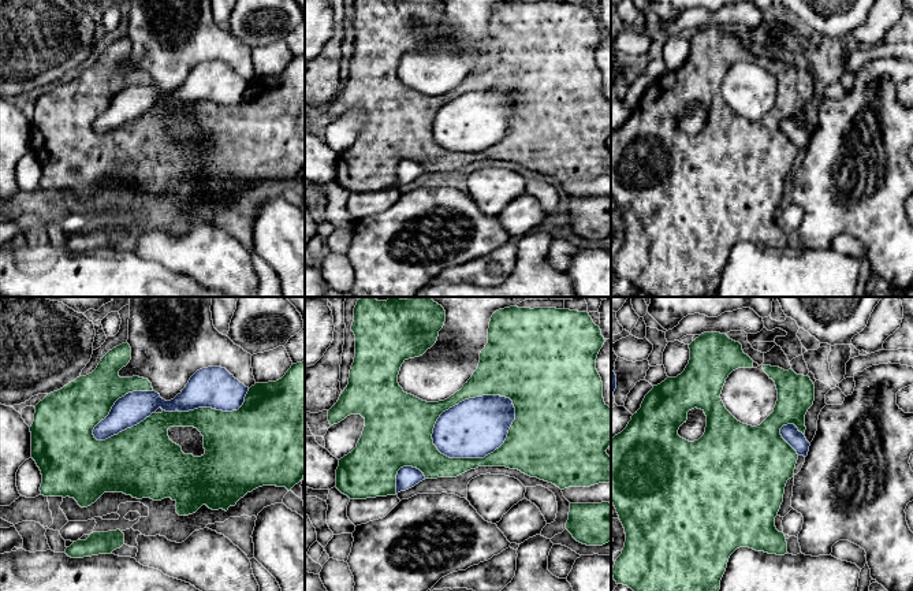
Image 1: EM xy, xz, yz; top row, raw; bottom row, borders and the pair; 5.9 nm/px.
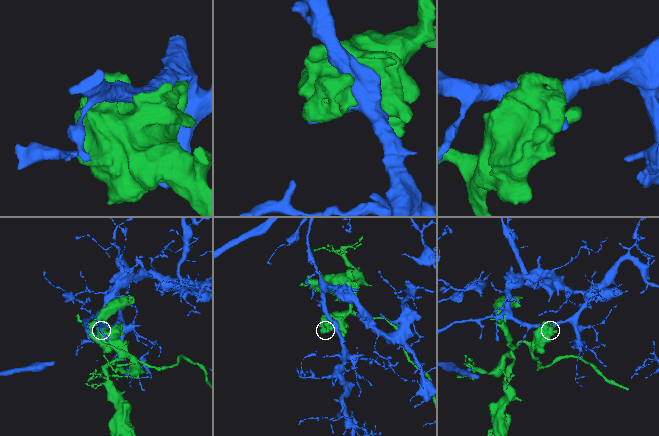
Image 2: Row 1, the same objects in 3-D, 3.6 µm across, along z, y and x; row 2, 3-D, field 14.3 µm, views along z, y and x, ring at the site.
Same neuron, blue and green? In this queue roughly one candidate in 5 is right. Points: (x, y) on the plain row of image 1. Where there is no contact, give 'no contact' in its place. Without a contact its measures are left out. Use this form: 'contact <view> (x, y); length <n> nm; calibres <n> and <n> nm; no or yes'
contact xz (462, 95); length 550 nm; calibres 340 and 240 nm; no

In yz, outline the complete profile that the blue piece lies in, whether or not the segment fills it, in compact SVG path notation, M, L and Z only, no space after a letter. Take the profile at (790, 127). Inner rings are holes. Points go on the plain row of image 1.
M794 118L783 119L780 122L780 129L797 145L798 149L808 149L810 137Z

